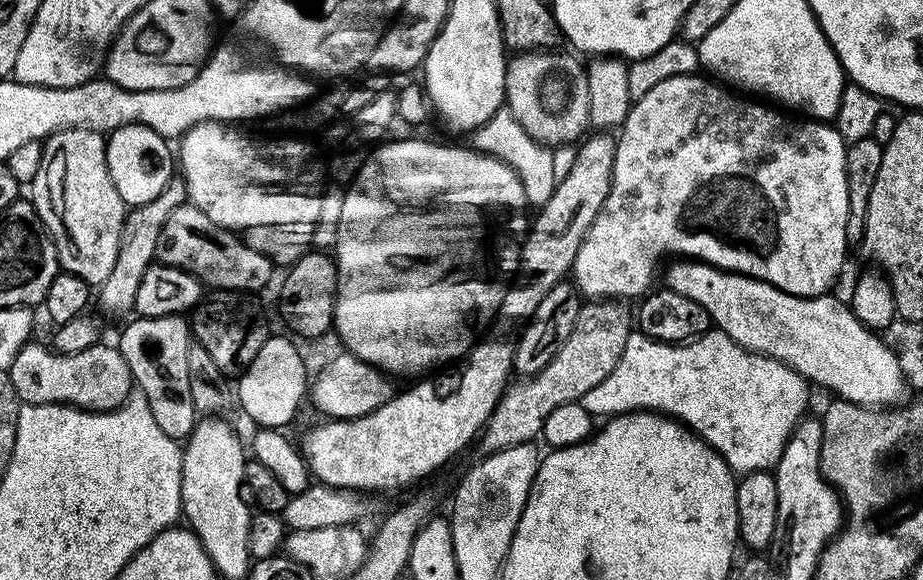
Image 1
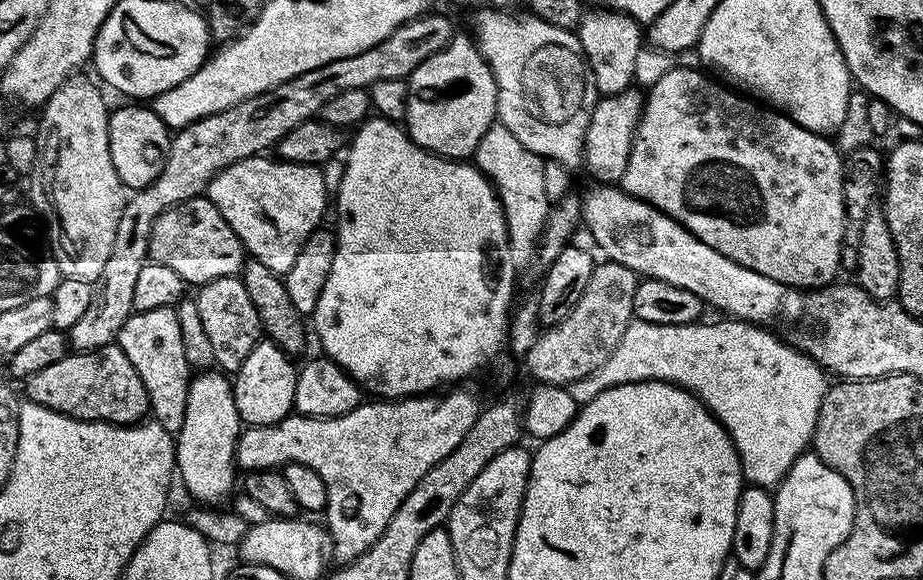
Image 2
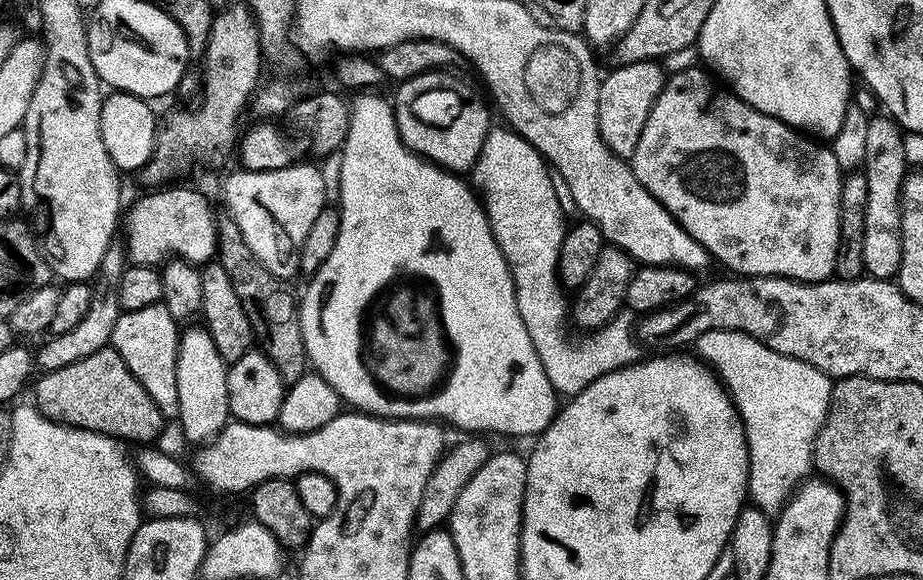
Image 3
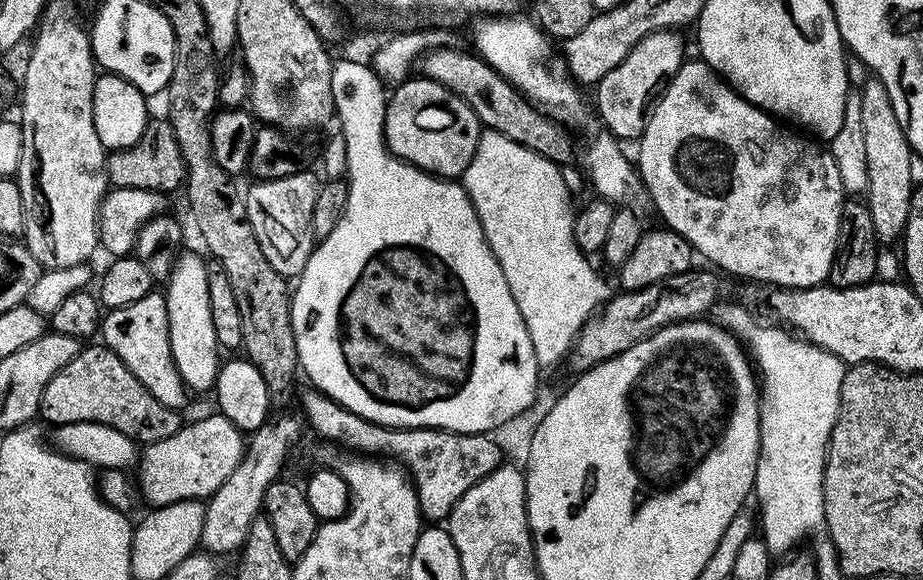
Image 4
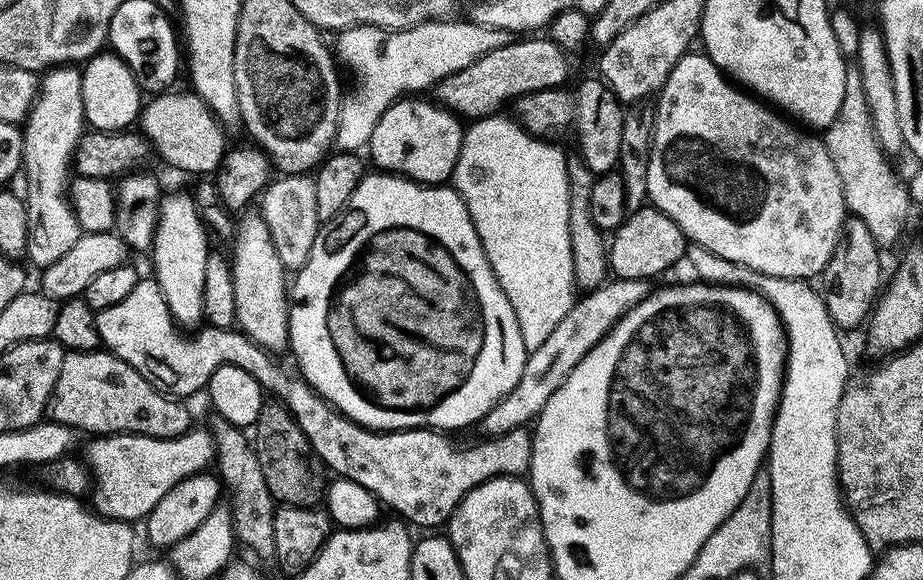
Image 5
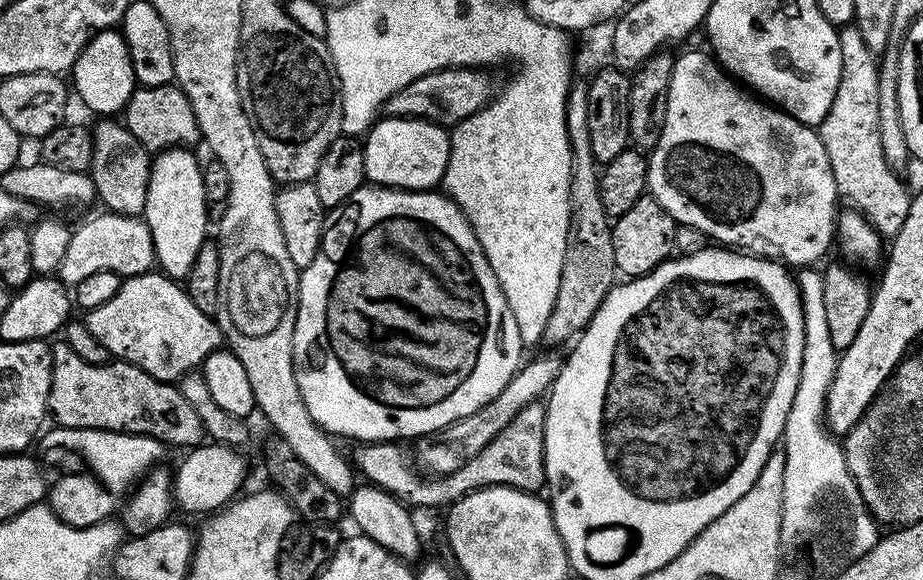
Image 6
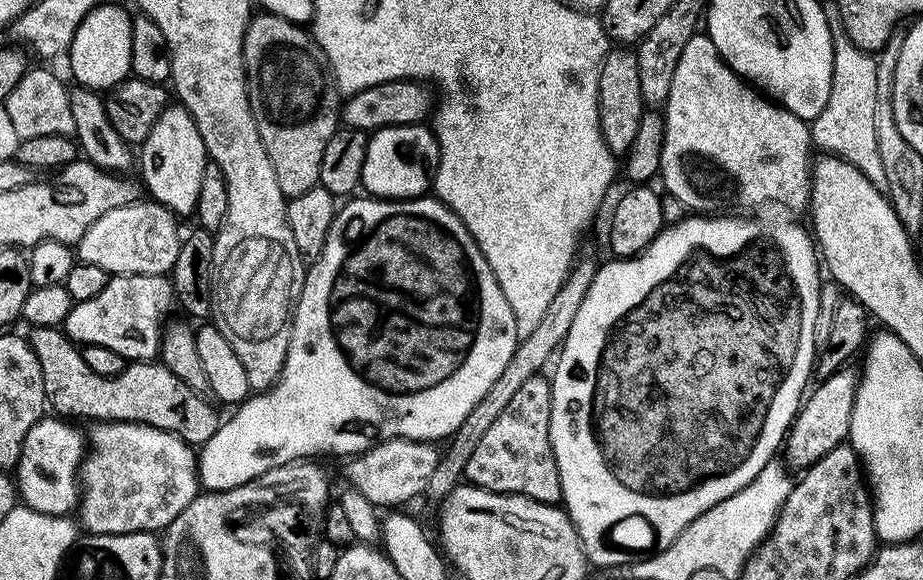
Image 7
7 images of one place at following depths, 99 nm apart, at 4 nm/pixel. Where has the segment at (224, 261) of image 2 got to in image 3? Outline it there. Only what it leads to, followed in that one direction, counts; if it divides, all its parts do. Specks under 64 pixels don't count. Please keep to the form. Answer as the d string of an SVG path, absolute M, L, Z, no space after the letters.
M172 187L149 191L149 196L142 197L129 212L127 209L122 222L122 240L132 264L160 266L175 258L203 266L217 255L218 216L212 213L211 202L196 188Z

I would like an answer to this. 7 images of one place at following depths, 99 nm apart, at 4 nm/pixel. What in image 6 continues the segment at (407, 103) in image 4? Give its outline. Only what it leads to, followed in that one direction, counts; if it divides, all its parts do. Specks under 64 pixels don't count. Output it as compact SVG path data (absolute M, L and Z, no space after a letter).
M401 116L380 118L363 137L365 181L381 188L405 192L426 192L443 181L450 158L449 129L429 120L407 120Z

